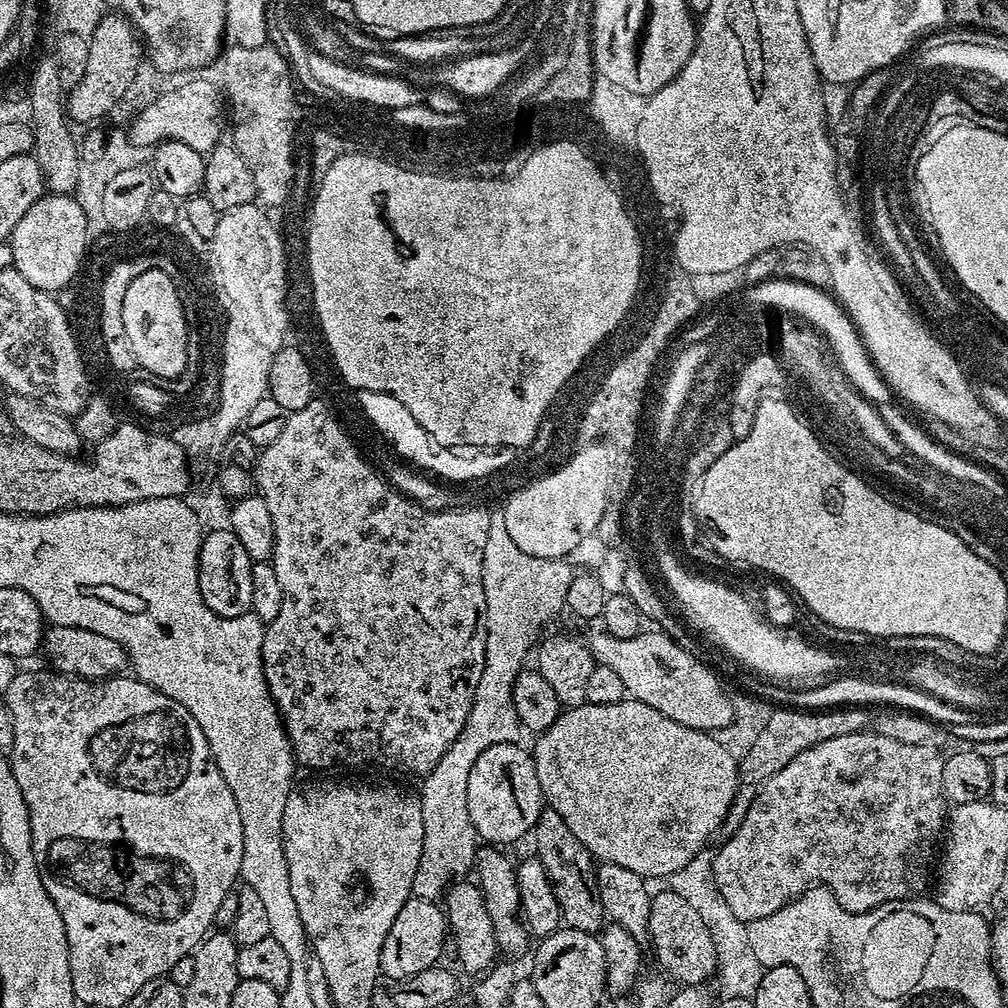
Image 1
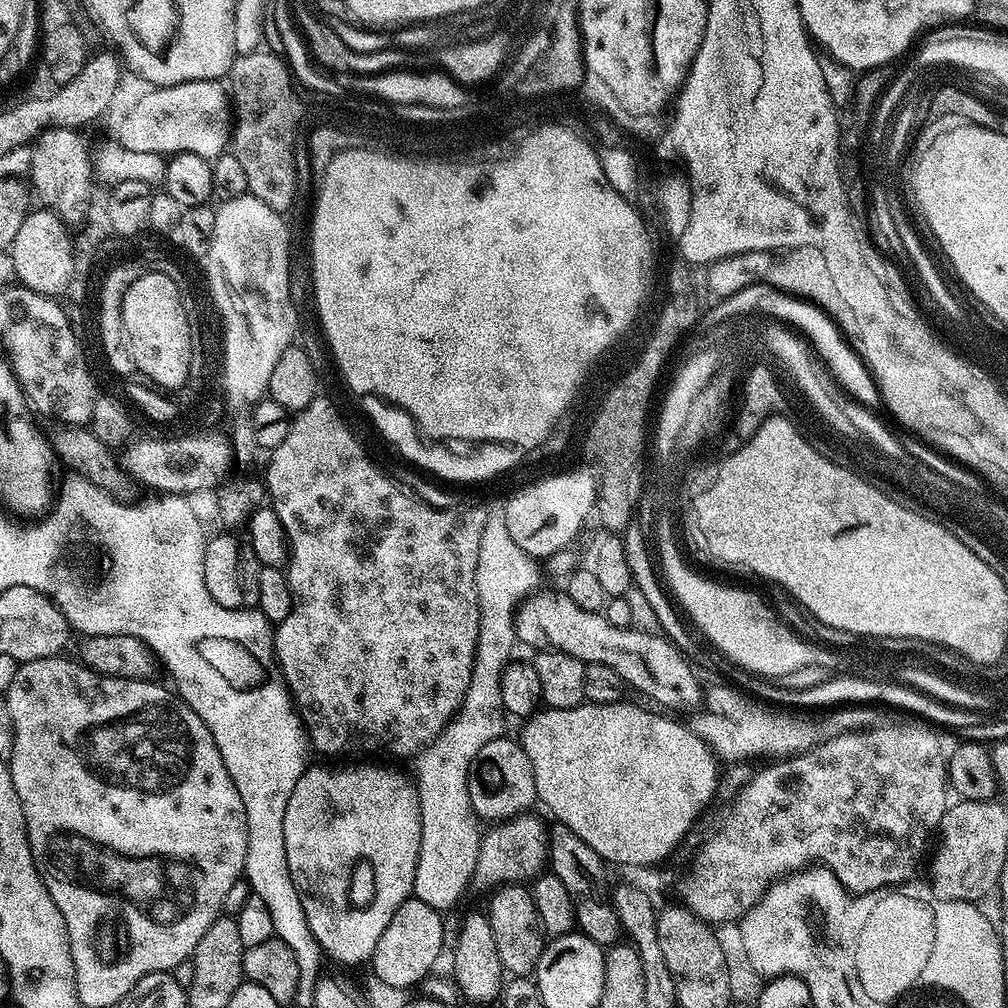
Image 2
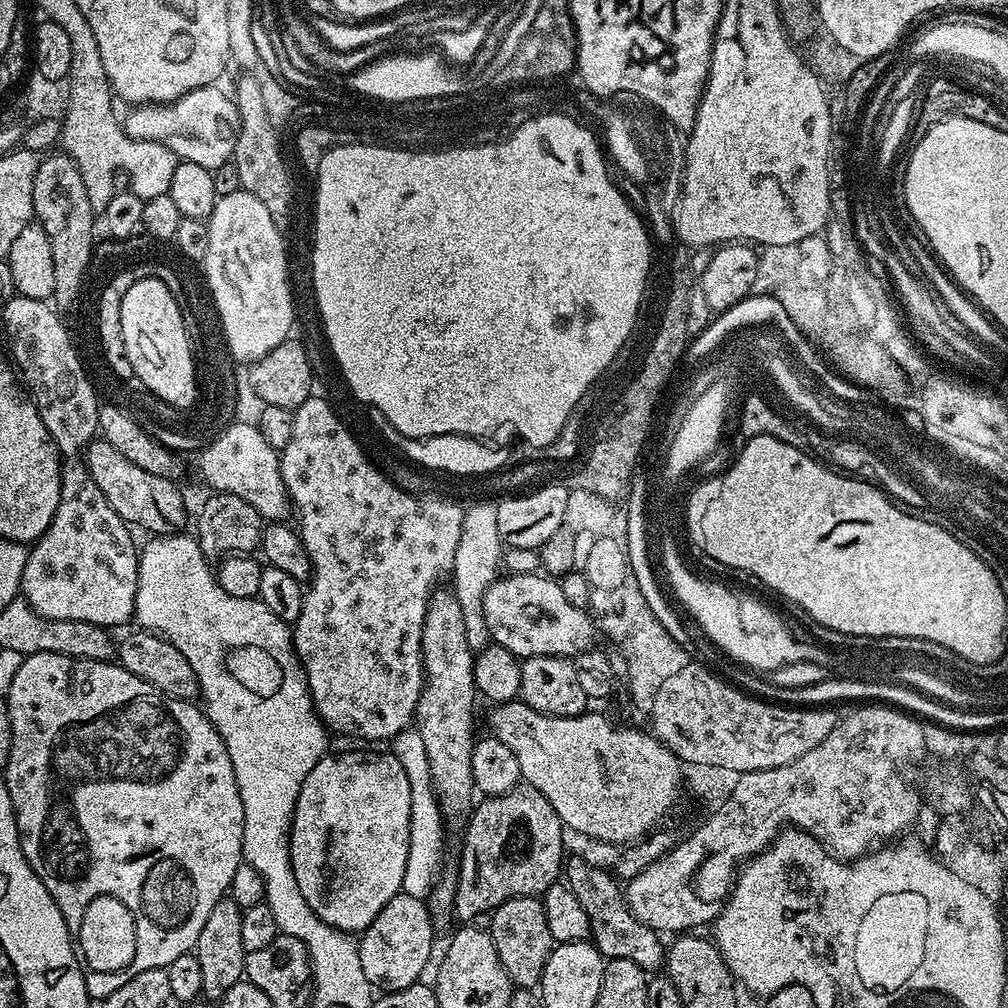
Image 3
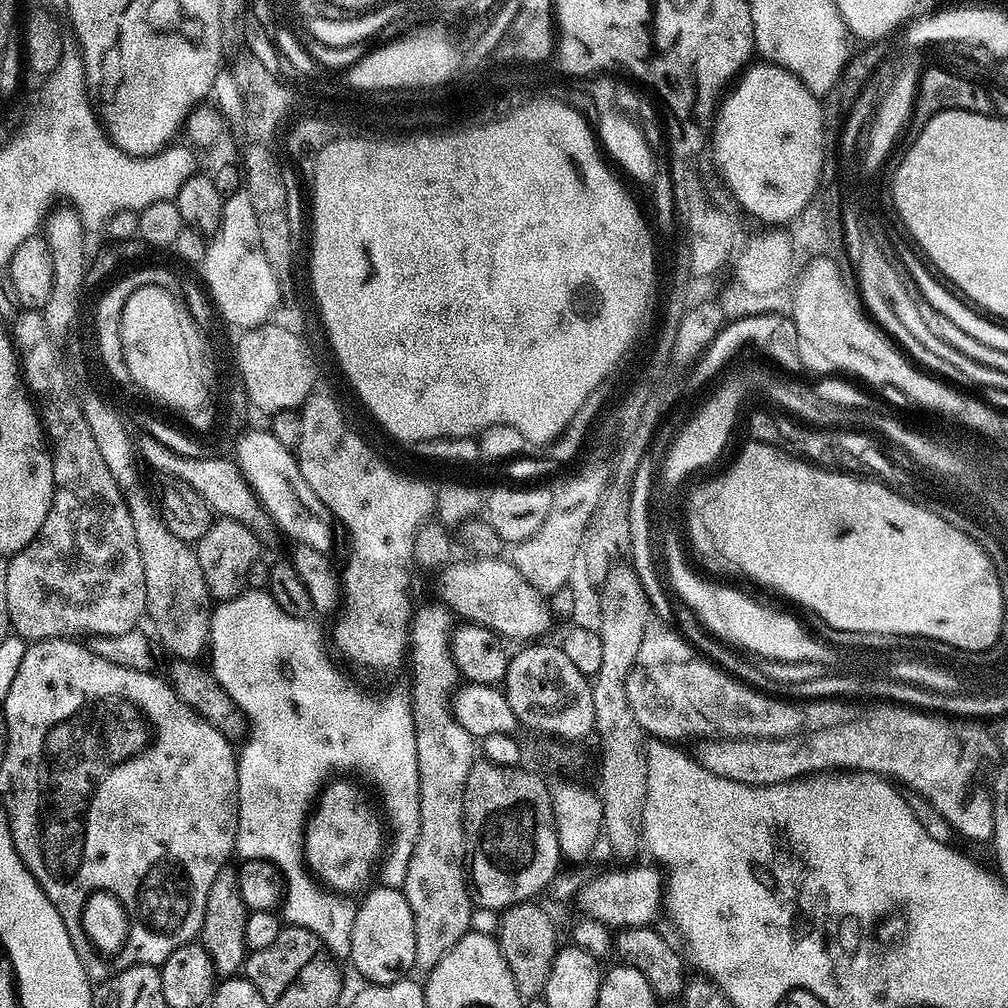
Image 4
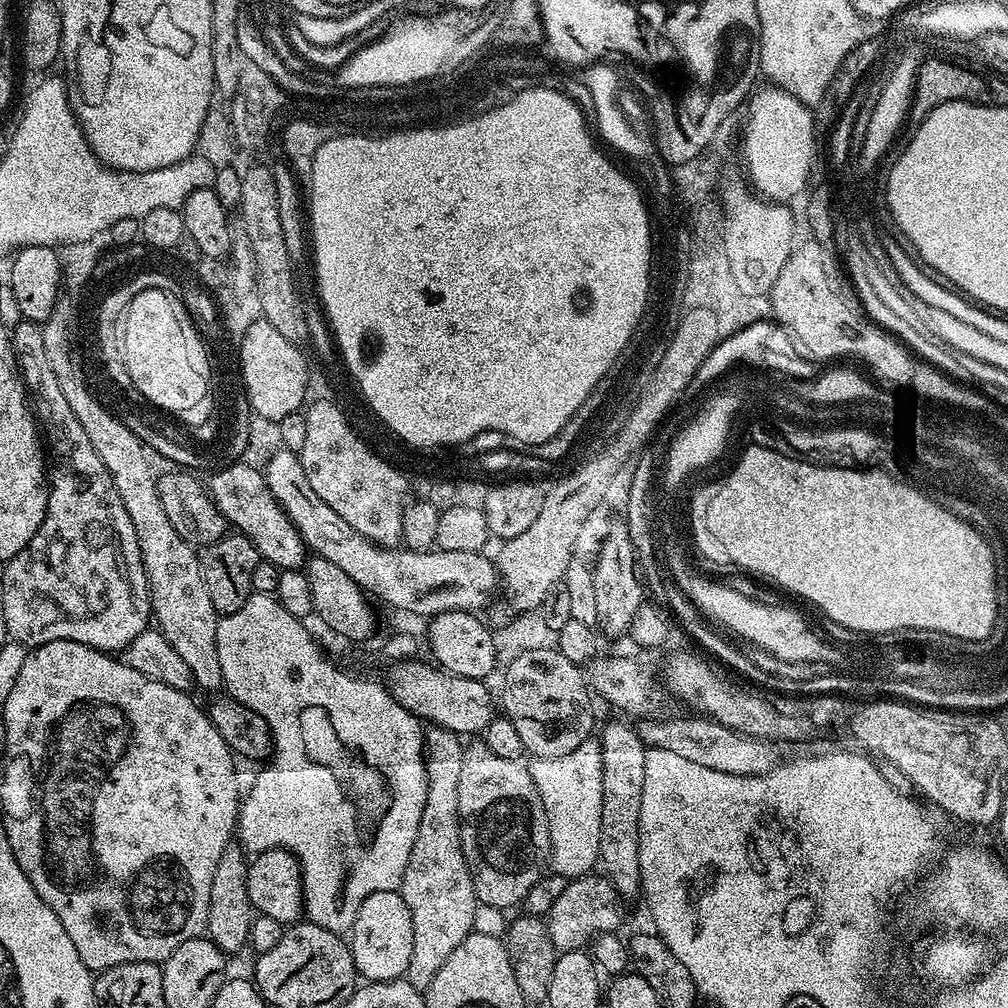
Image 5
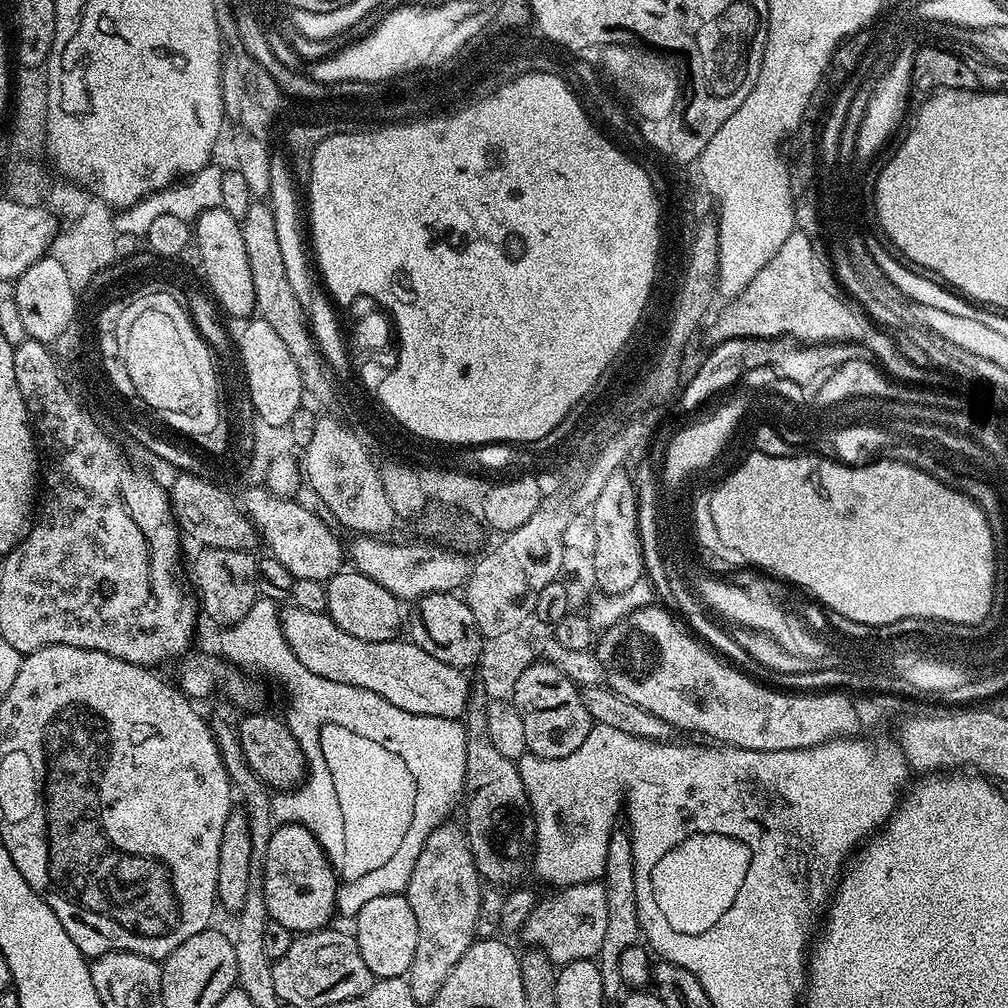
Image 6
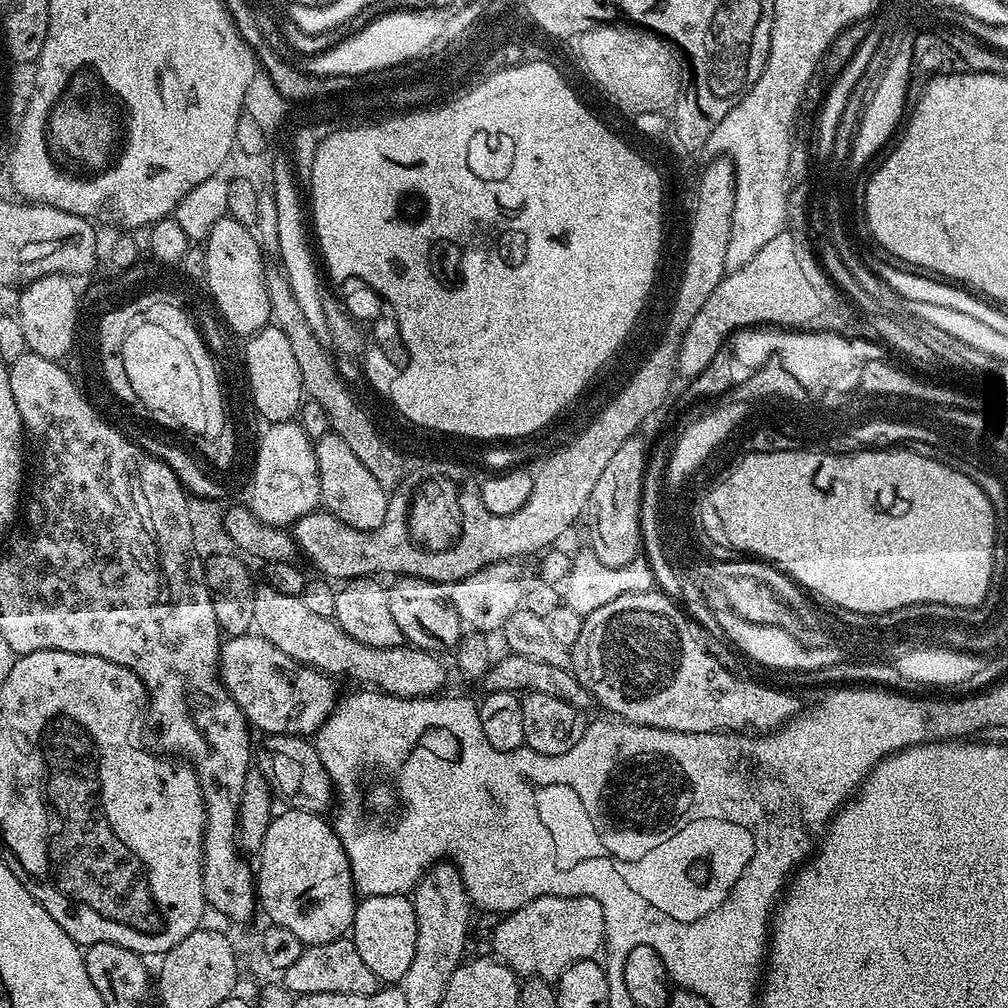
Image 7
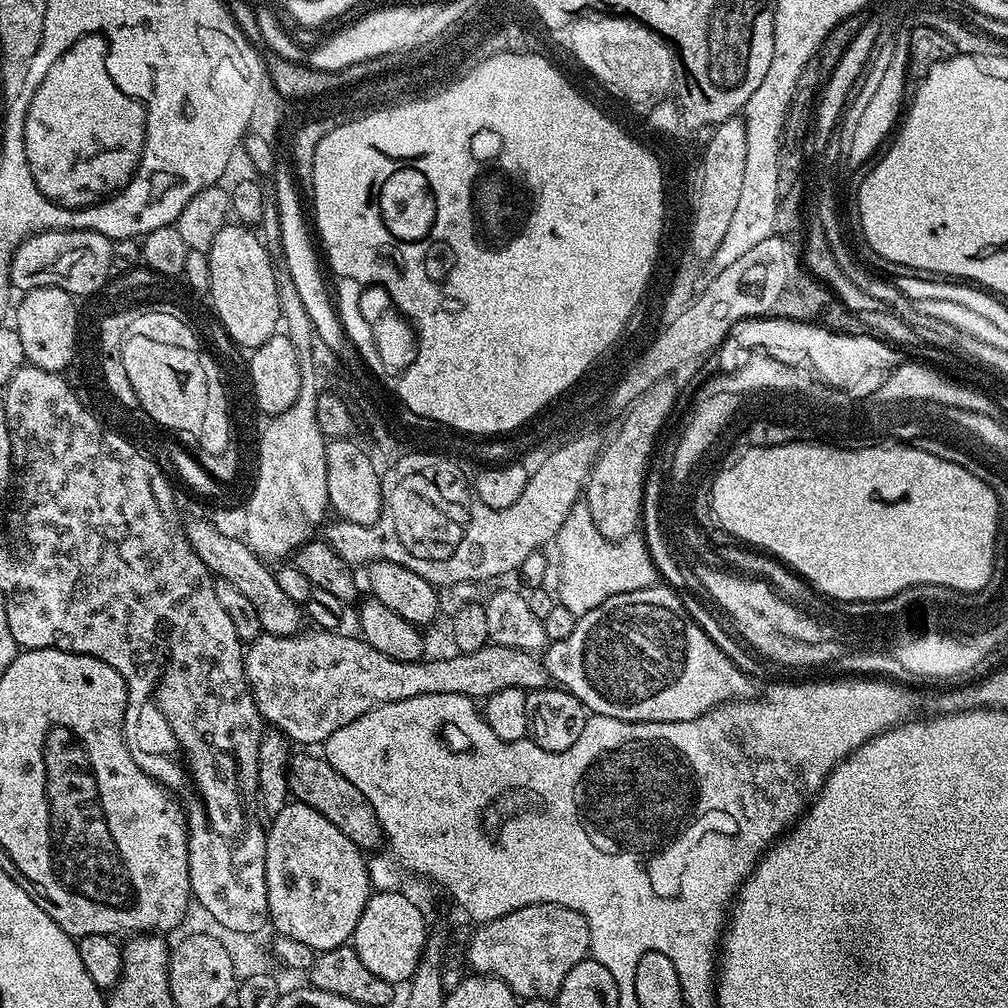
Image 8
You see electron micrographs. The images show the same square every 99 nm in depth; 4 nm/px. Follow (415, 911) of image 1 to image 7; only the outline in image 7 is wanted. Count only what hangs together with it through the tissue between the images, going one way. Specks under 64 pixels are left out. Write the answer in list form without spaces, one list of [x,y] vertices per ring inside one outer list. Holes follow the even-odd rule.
[[[407,895],[366,896],[357,903],[352,919],[350,938],[362,954],[362,962],[374,970],[385,985],[392,986],[401,980],[414,962],[414,946],[418,942],[418,926],[411,899]]]

